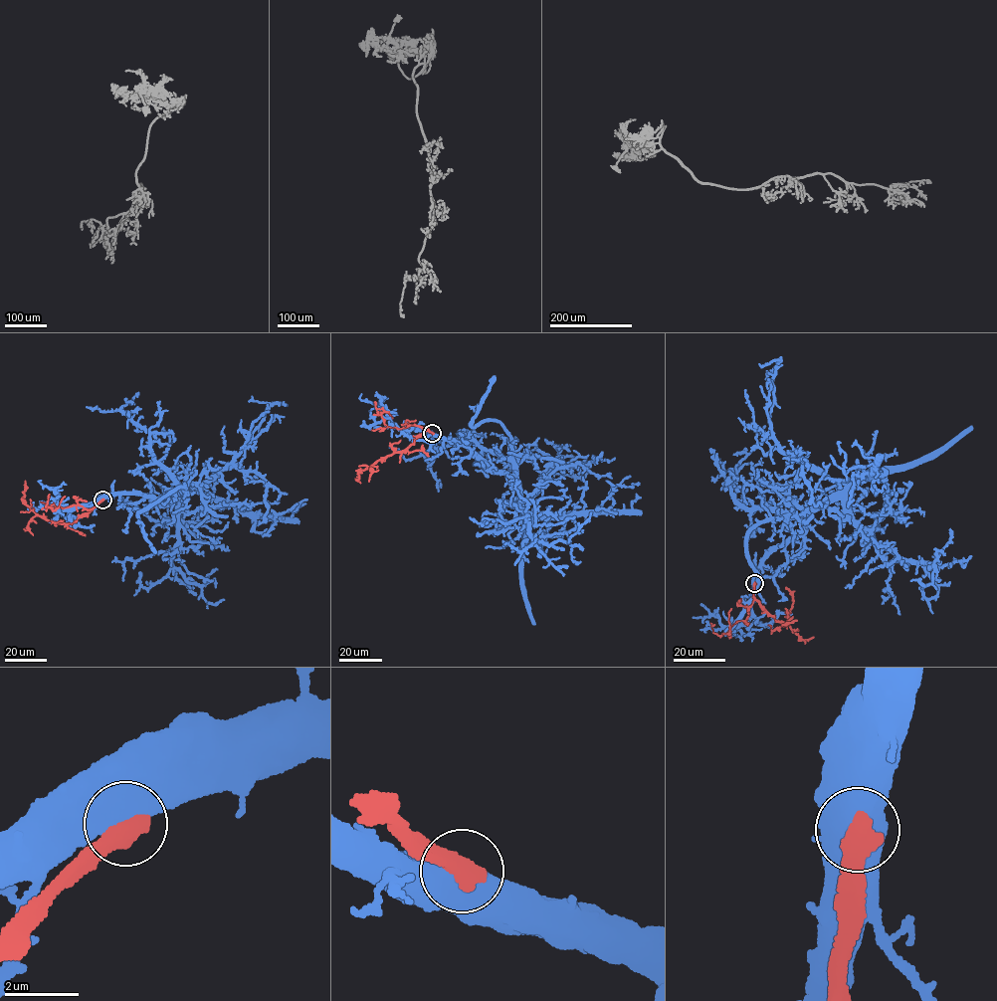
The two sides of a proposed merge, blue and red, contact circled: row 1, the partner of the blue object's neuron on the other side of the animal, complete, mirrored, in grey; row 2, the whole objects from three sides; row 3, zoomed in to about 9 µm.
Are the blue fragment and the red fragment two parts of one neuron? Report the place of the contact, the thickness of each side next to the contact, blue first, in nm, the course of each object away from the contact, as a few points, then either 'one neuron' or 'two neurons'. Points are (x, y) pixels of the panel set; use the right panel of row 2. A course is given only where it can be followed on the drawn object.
place (754, 583); calibres 750 and 650 nm; course blue (754, 583), (772, 549), (801, 531), (810, 514), (846, 486), (783, 453), (770, 425), (779, 360), (758, 363); course red (754, 583), (753, 594), (755, 599), (783, 627), (789, 617), (793, 598), (786, 587); two neurons

